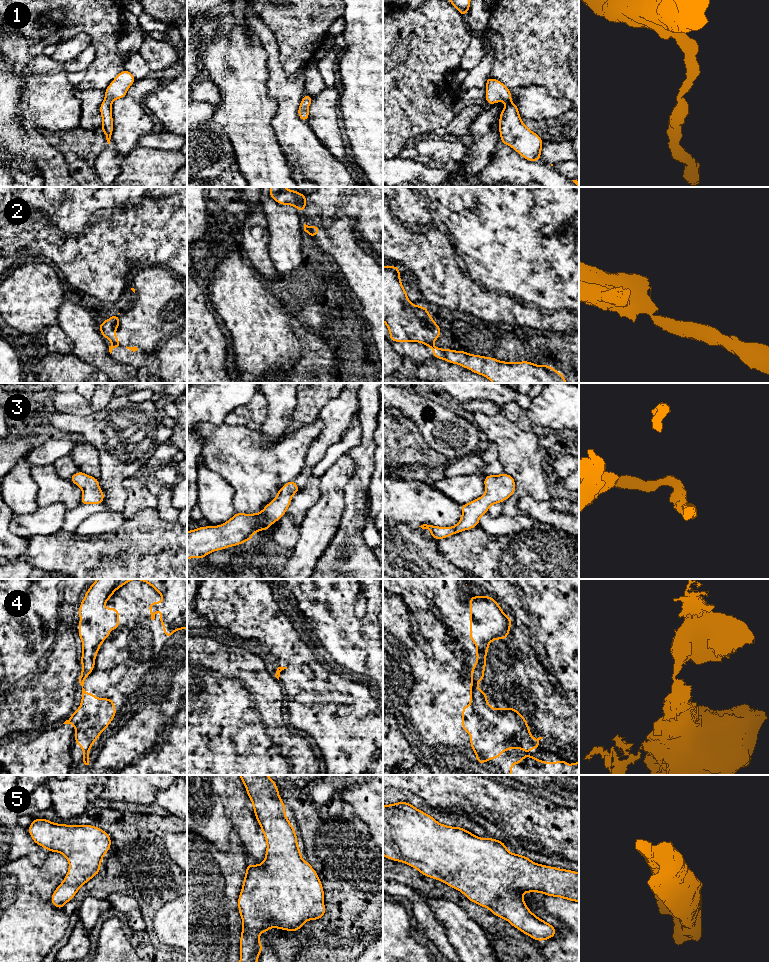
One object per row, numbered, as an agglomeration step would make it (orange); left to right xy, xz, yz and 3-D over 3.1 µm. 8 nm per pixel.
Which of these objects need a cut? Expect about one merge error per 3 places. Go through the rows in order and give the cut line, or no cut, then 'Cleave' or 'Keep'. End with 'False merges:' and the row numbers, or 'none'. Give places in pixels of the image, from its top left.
1: No split. Keep
2: Split along yz (431, 343), (427, 345). Cleave
3: No split. Keep
4: No split. Keep
5: No split. Keep
False merges: 2

